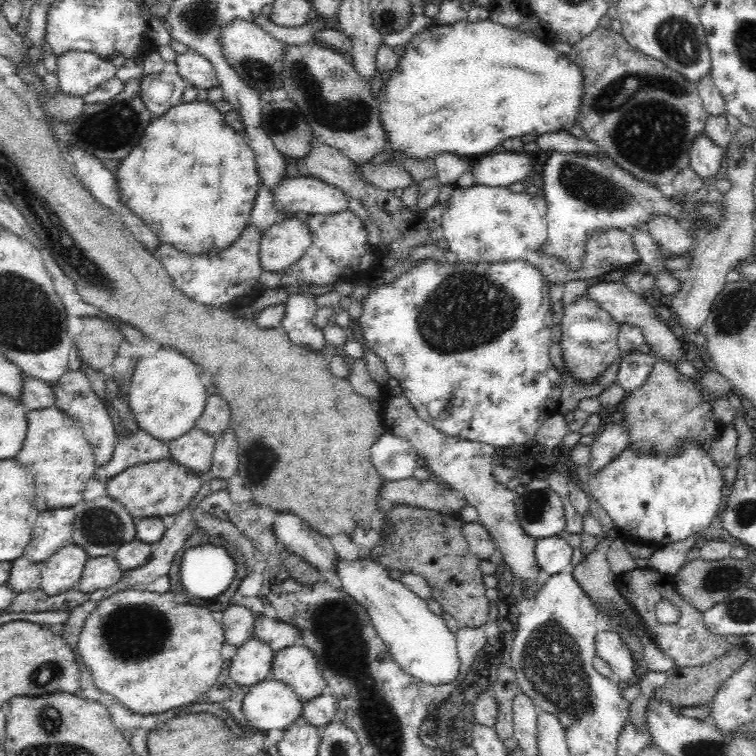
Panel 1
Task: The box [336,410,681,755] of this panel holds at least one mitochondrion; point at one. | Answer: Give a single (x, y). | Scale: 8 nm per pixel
(554, 671)

